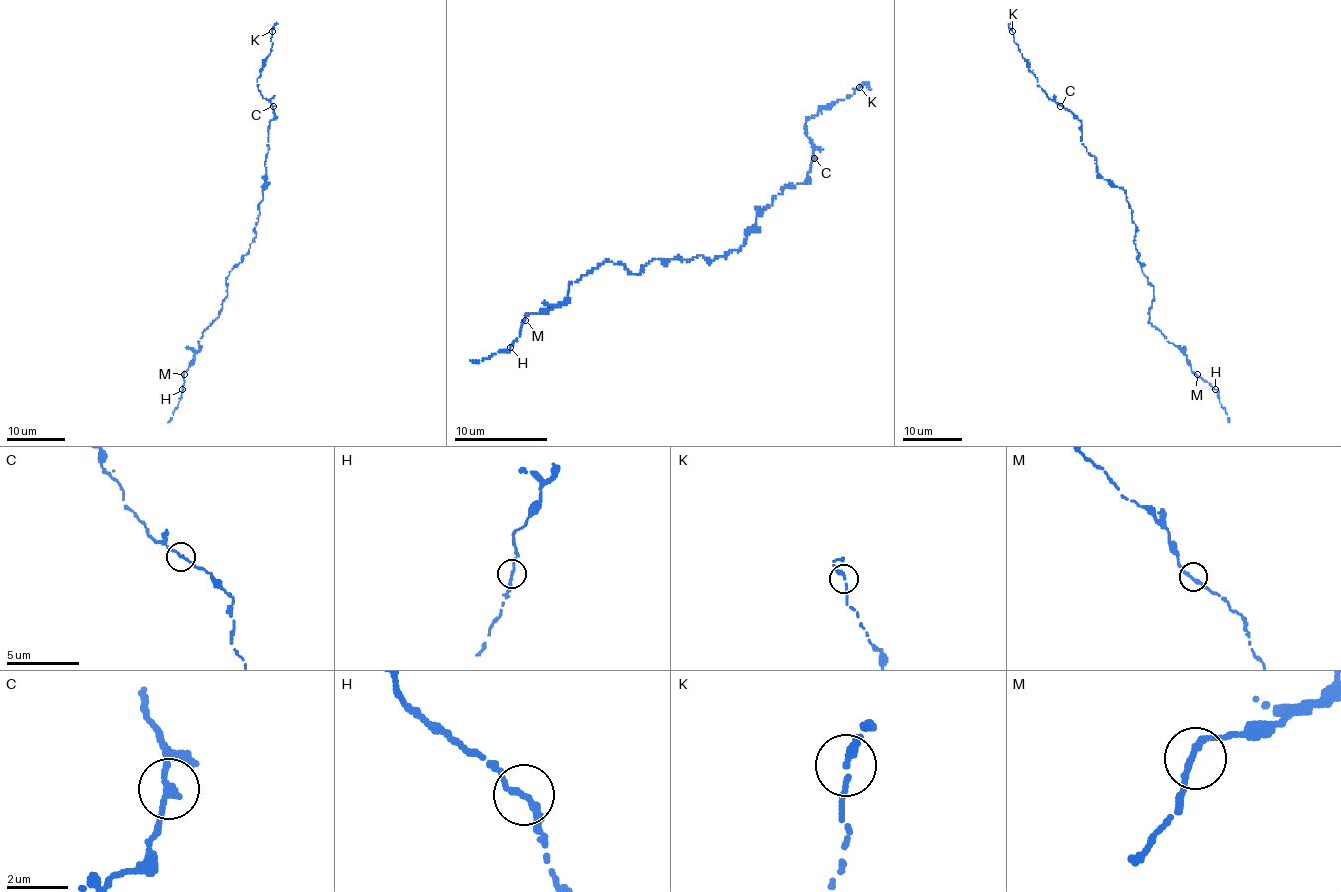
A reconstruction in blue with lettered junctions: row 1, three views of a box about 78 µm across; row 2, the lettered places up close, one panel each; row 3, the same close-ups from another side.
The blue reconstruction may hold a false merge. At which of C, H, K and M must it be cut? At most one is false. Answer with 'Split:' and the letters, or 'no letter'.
Split: no letter

